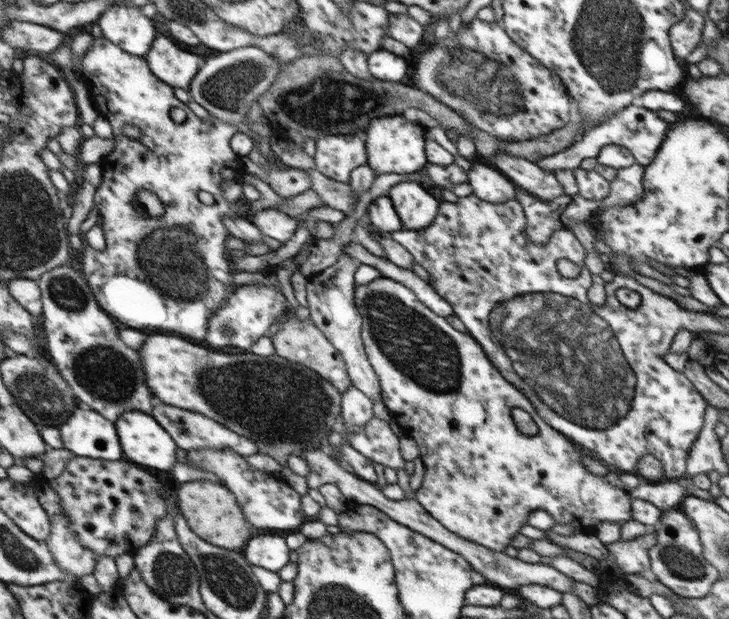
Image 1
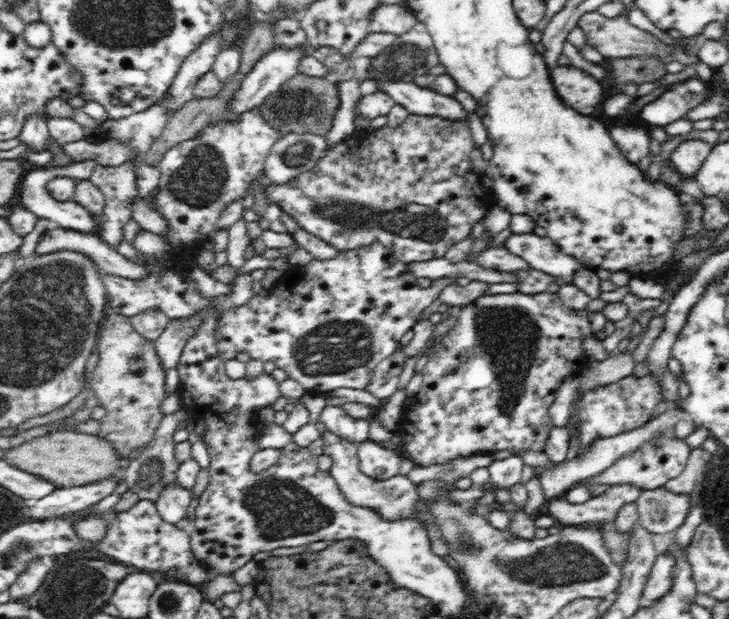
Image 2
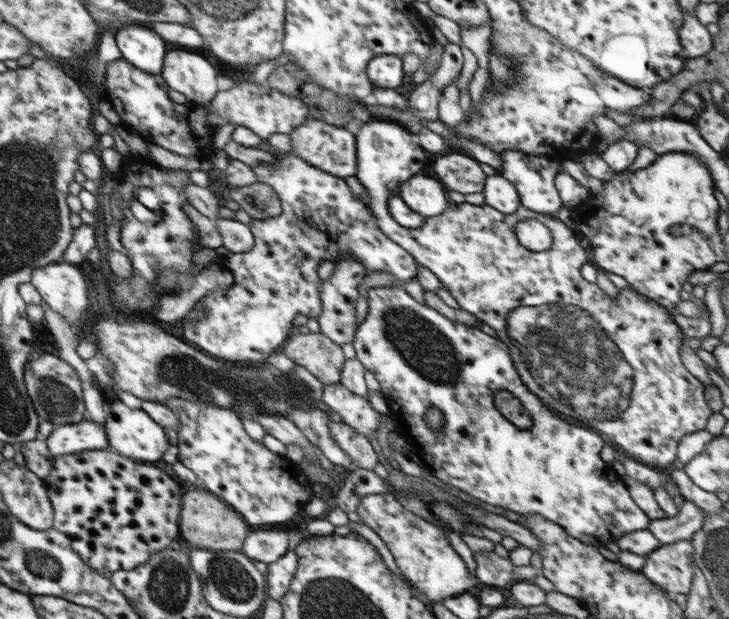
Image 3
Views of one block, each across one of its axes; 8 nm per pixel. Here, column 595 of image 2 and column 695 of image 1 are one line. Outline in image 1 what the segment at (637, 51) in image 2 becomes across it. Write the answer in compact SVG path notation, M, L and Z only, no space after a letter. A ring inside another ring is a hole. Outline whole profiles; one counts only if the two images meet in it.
M684 9L684 19L670 27L669 42L675 58L686 59L700 45L704 15Z

